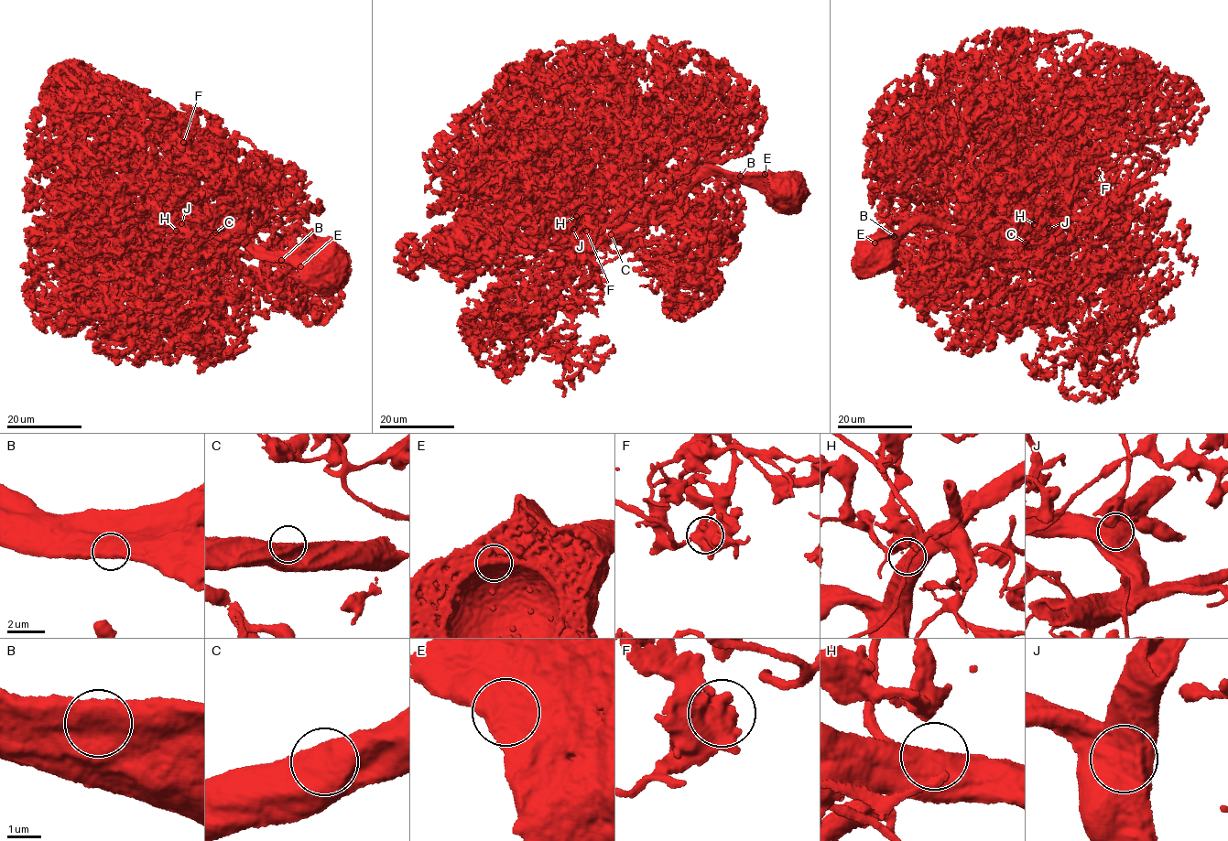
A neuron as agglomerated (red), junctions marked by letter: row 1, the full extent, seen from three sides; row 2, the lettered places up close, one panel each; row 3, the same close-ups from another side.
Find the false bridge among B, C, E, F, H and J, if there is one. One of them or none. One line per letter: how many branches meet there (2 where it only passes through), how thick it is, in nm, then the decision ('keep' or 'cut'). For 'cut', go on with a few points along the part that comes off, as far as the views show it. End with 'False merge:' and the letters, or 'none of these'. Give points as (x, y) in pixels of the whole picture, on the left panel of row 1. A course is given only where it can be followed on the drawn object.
B: 1 | 950 nm | keep
C: 1 | 800 nm | keep
E: 1 | 1050 nm | keep
F: 1 | 900 nm | keep
H: 1 | 850 nm | keep
J: 1 | 800 nm | keep
False merge: none of these

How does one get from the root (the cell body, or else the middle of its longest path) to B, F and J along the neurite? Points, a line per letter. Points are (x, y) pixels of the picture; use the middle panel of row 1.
B: (781, 185), (749, 175), (740, 176)
F: (781, 185), (711, 172), (588, 240), (547, 220), (547, 199), (560, 188), (593, 191), (586, 231)
J: (781, 185), (749, 175), (735, 178), (711, 172), (666, 205), (615, 231), (581, 240), (575, 238), (573, 229)

